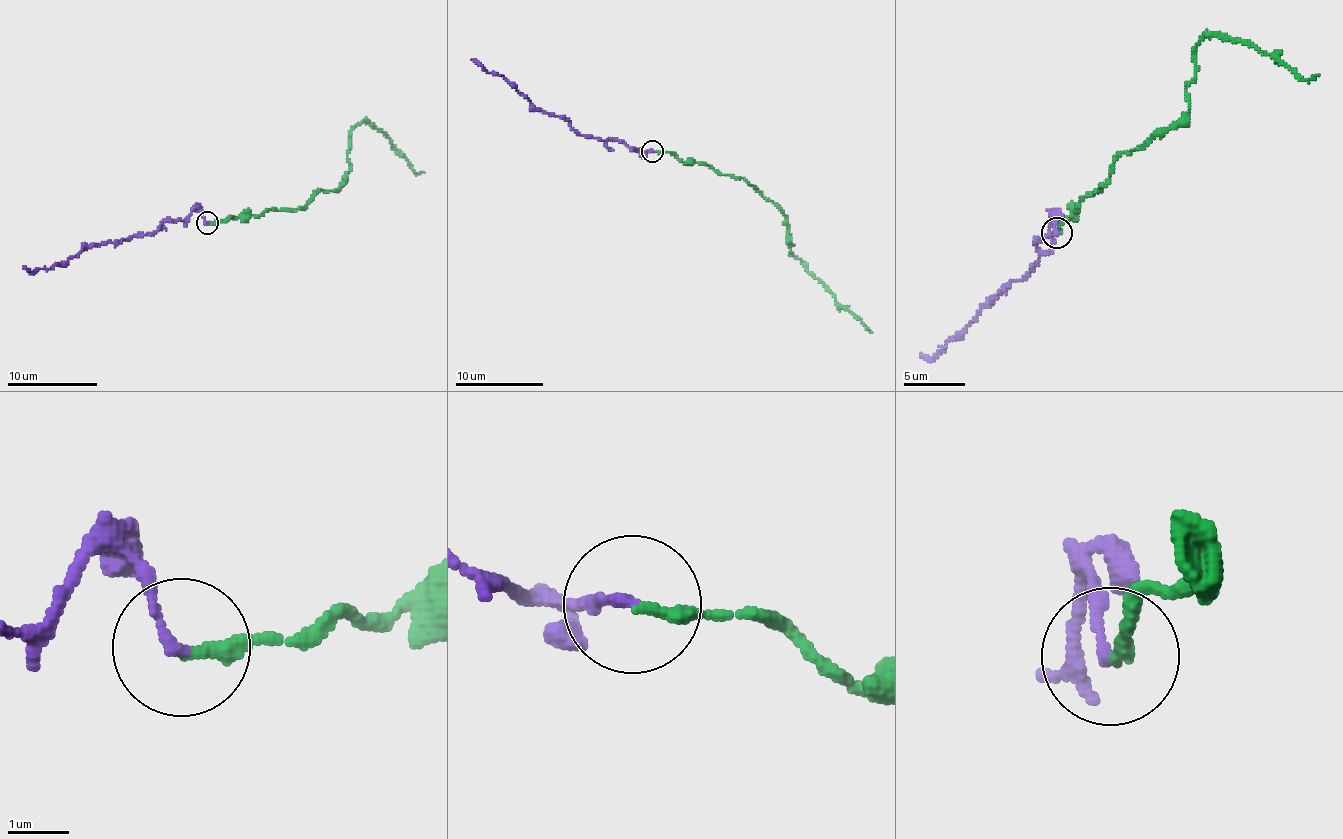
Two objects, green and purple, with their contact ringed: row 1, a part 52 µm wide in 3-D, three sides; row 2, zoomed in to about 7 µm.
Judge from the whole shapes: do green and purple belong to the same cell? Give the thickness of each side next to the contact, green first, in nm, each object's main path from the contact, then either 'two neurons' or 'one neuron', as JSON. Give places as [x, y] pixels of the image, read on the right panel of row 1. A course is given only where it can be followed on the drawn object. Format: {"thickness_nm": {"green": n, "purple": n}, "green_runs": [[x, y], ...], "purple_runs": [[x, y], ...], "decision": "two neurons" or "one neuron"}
{"thickness_nm": {"green": 240, "purple": 160}, "green_runs": [[1057, 235], [1124, 152], [1163, 135], [1189, 109], [1186, 86], [1206, 36], [1246, 41], [1305, 80], [1319, 75]], "purple_runs": [[1057, 232], [1056, 218], [1037, 240], [1038, 258], [1030, 269], [941, 350], [930, 358], [920, 354]], "decision": "one neuron"}

